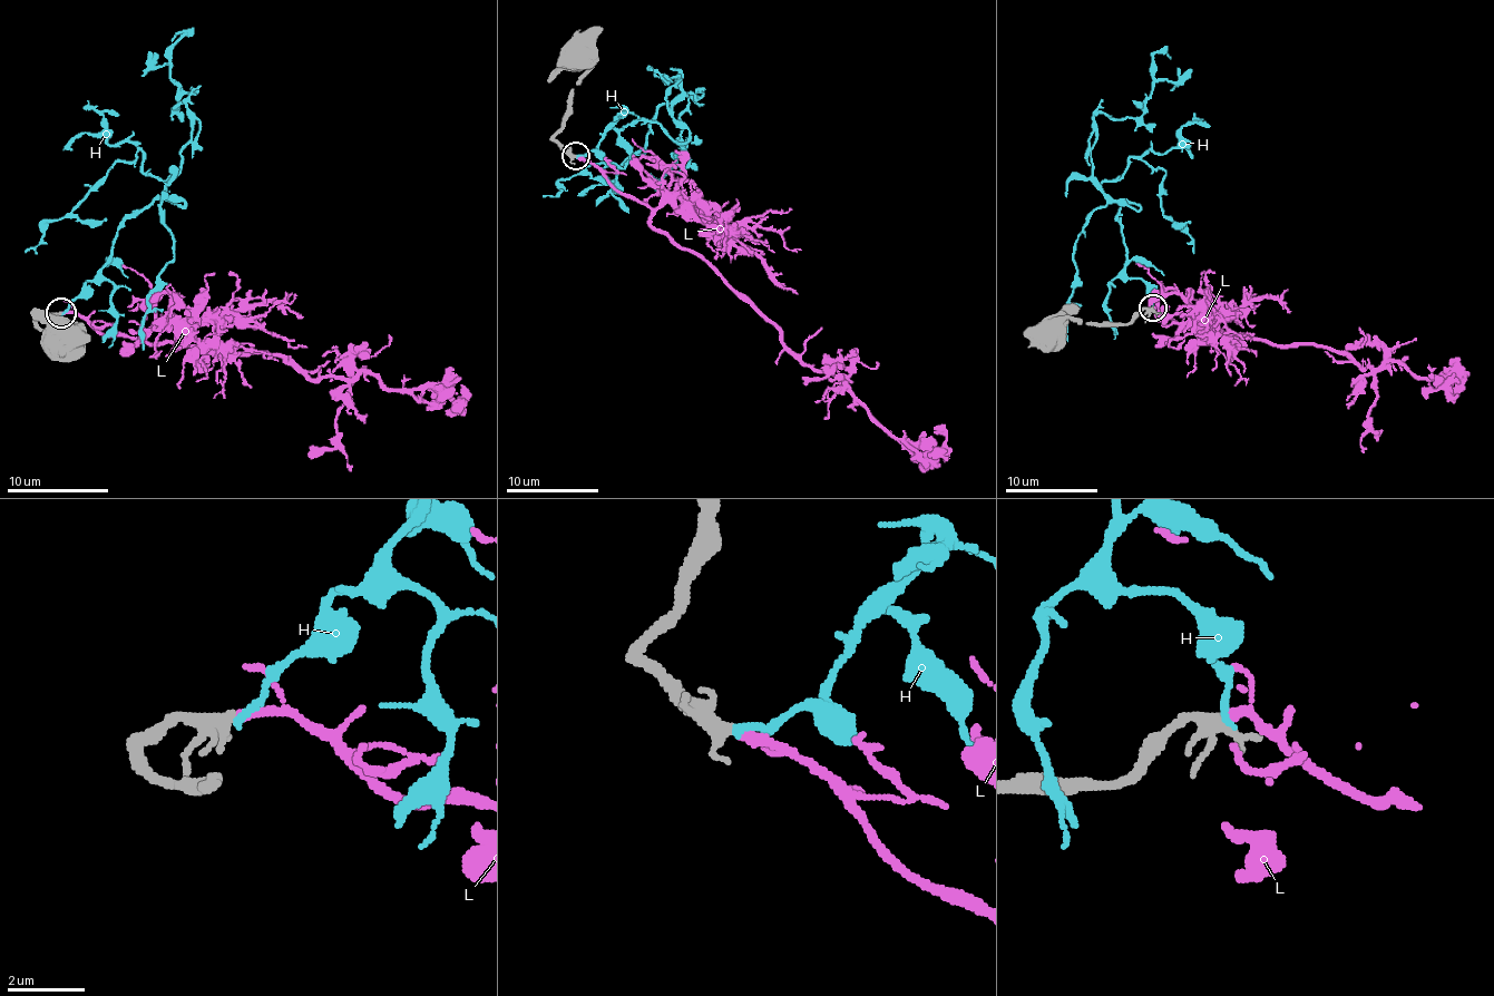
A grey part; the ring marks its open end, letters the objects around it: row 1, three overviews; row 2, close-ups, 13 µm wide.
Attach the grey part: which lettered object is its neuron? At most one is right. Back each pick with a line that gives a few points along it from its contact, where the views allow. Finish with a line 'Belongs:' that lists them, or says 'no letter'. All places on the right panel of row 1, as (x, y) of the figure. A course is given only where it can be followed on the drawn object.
L: via (1152, 308), (1227, 335), (1324, 345), (1360, 369), (1400, 361), (1416, 378), (1439, 376), (1446, 384), (1423, 396)
Belongs: L

